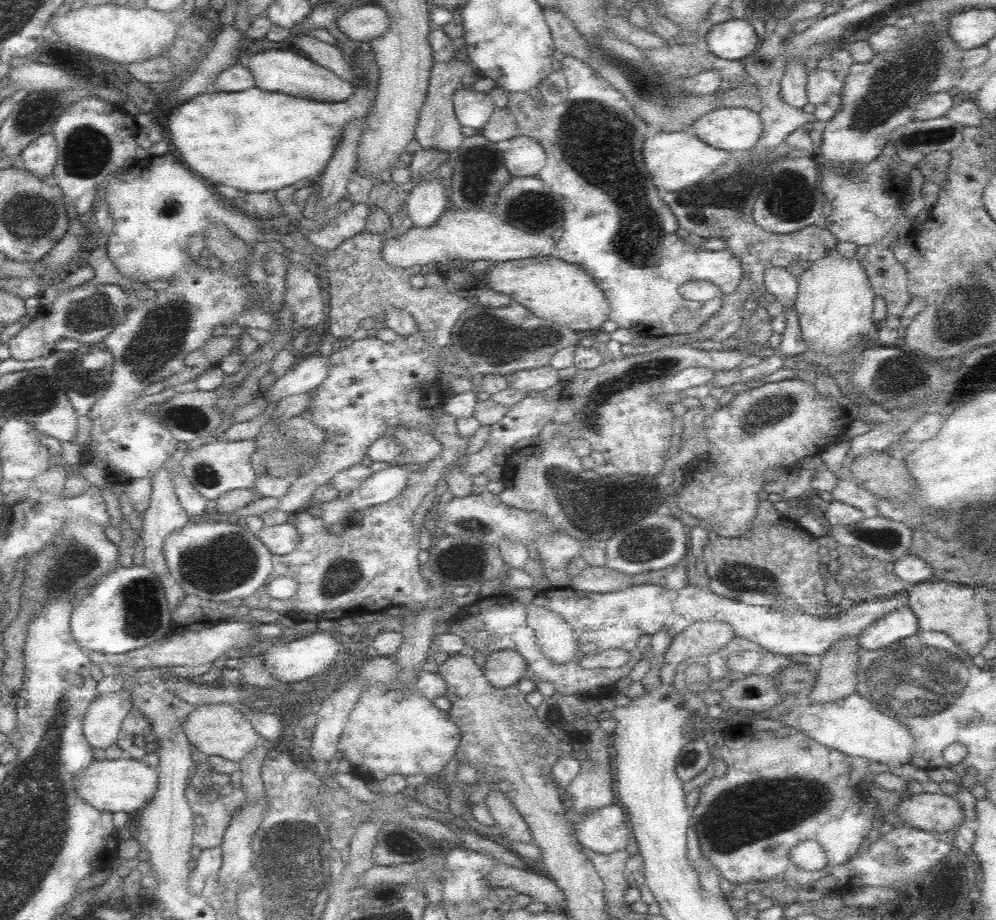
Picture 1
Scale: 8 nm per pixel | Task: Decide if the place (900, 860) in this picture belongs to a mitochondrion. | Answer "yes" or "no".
yes

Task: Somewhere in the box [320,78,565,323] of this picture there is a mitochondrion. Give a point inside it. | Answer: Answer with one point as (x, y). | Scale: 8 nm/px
(532, 208)

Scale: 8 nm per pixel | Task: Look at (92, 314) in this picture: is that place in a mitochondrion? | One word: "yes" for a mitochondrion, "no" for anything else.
yes

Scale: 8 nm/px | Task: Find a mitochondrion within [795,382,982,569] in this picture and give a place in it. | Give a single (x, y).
(887, 537)

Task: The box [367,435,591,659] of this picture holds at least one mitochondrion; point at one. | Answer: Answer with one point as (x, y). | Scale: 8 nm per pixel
(468, 556)

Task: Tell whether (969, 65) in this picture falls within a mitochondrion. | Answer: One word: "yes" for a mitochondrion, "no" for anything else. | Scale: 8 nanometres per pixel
no

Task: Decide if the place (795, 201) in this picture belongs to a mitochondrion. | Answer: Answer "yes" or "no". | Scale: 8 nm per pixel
yes

